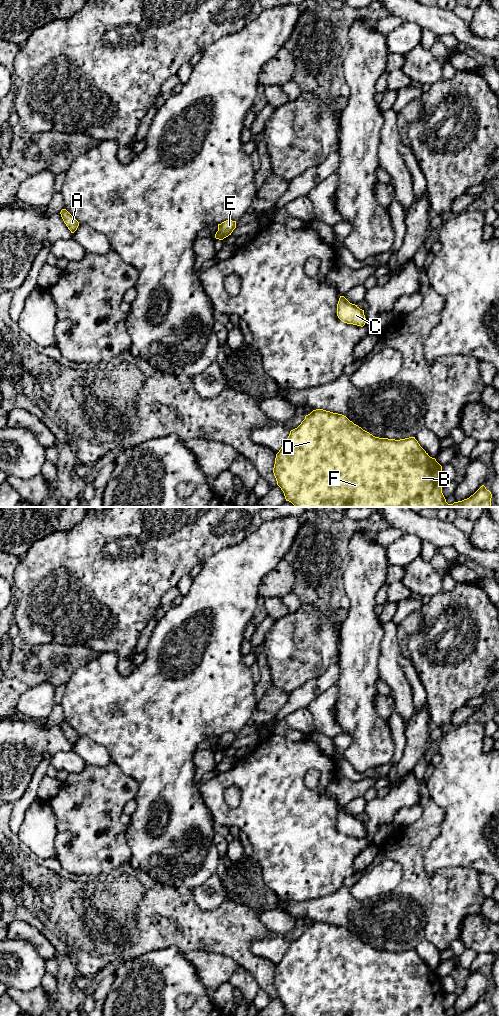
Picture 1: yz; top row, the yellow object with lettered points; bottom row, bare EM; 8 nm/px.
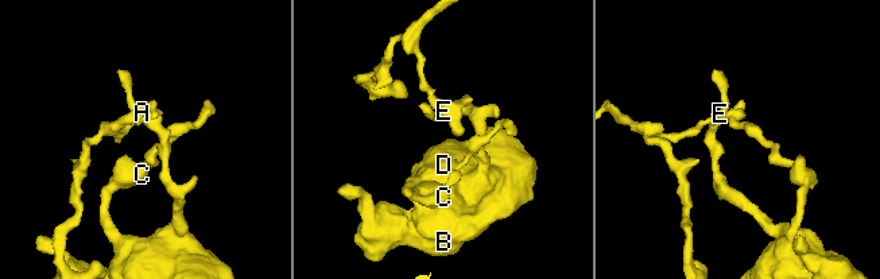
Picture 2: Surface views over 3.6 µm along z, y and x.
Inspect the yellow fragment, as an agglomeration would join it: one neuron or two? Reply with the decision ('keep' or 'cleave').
cleave

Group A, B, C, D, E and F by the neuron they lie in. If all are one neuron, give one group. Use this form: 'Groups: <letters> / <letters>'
Groups: A / B C D E F

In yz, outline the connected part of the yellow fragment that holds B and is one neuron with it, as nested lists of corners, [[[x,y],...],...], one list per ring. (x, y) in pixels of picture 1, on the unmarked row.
[[[323,921],[313,922],[305,928],[297,940],[290,943],[284,957],[276,966],[273,985],[286,1013],[292,1016],[448,1016],[442,1005],[442,999],[445,995],[442,989],[442,978],[435,970],[428,967],[415,949],[400,952],[375,949],[354,936],[346,928]]]

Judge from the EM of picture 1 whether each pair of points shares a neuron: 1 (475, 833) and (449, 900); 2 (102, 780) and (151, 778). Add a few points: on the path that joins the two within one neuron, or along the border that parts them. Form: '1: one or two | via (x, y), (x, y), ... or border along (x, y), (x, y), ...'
1: two | border along (440, 868), (469, 866), (479, 873)
2: two | border along (116, 764), (137, 782), (138, 793), (135, 798)

